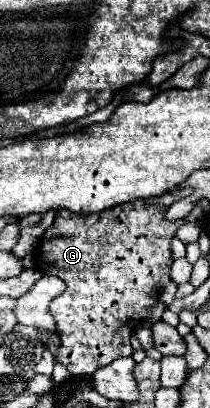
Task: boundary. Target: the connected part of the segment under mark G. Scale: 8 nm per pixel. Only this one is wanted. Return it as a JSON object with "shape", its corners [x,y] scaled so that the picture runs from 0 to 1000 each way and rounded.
{"shape":[[[862,461],[862,466],[833,466],[833,471],[776,475],[776,480],[690,490],[662,488],[571,500],[548,505],[538,515],[490,515],[481,525],[405,525],[405,529],[386,529],[386,525],[329,525],[329,515],[271,515],[271,520],[262,520],[262,544],[252,544],[252,554],[233,554],[233,559],[214,564],[214,574],[195,578],[195,588],[176,593],[186,603],[176,603],[167,652],[195,657],[214,672],[290,676],[300,691],[319,696],[319,711],[310,711],[281,730],[262,730],[262,735],[243,740],[243,770],[252,770],[252,779],[262,779],[262,789],[271,789],[271,809],[262,809],[262,814],[271,814],[271,824],[281,824],[281,853],[271,853],[262,877],[271,877],[271,887],[290,887],[290,892],[329,907],[338,922],[433,922],[462,902],[510,897],[510,892],[529,892],[538,882],[557,882],[557,877],[576,877],[576,873],[624,873],[624,868],[633,868],[633,853],[624,853],[624,843],[614,843],[614,824],[633,819],[633,809],[652,804],[652,794],[671,794],[671,784],[681,784],[681,775],[690,775],[690,765],[700,765],[700,755],[748,740],[767,706],[776,706],[786,696],[819,691],[810,679],[810,659],[824,645],[814,591],[833,583],[833,569],[852,564],[852,544],[786,544],[776,529],[786,529],[786,515],[795,515],[824,495],[843,495],[852,485],[881,485],[881,480],[910,480],[910,461]]]}

